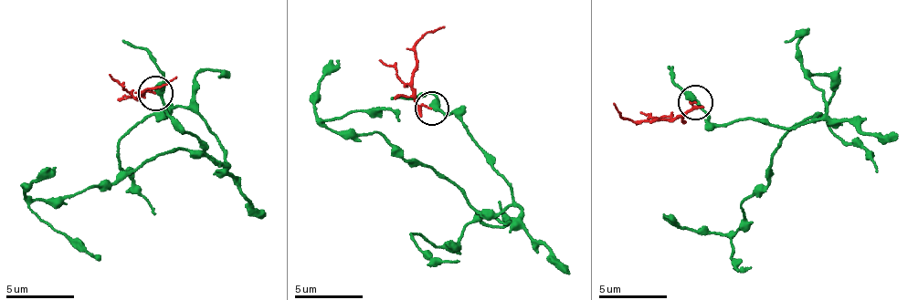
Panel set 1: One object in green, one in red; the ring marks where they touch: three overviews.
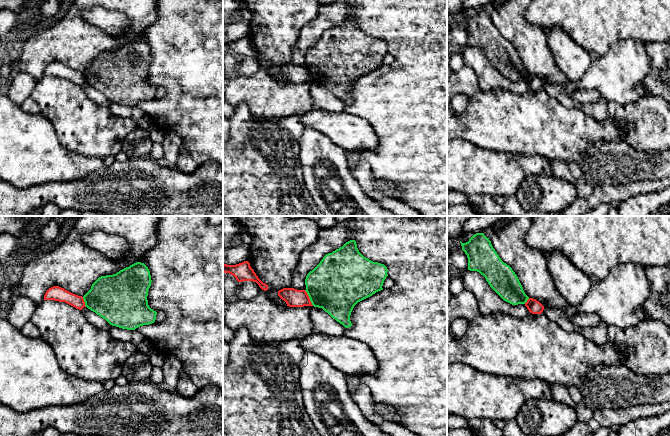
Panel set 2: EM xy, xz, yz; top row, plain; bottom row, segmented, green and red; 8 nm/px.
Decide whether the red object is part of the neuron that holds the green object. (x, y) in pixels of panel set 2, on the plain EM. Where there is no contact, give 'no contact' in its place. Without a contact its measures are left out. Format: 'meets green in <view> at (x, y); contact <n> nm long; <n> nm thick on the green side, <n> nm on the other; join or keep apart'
meets green in xz at (309, 73); contact 150 nm long; 440 nm thick on the green side, 140 nm on the other; keep apart

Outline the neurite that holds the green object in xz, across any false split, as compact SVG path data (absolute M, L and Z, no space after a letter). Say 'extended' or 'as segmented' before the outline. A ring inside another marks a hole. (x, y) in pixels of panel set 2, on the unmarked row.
as segmented; M355 16L346 18L332 29L326 30L320 39L310 47L305 55L306 68L314 83L322 84L345 104L352 102L350 91L354 82L383 66L384 56L388 52L384 40L373 38L358 26Z

